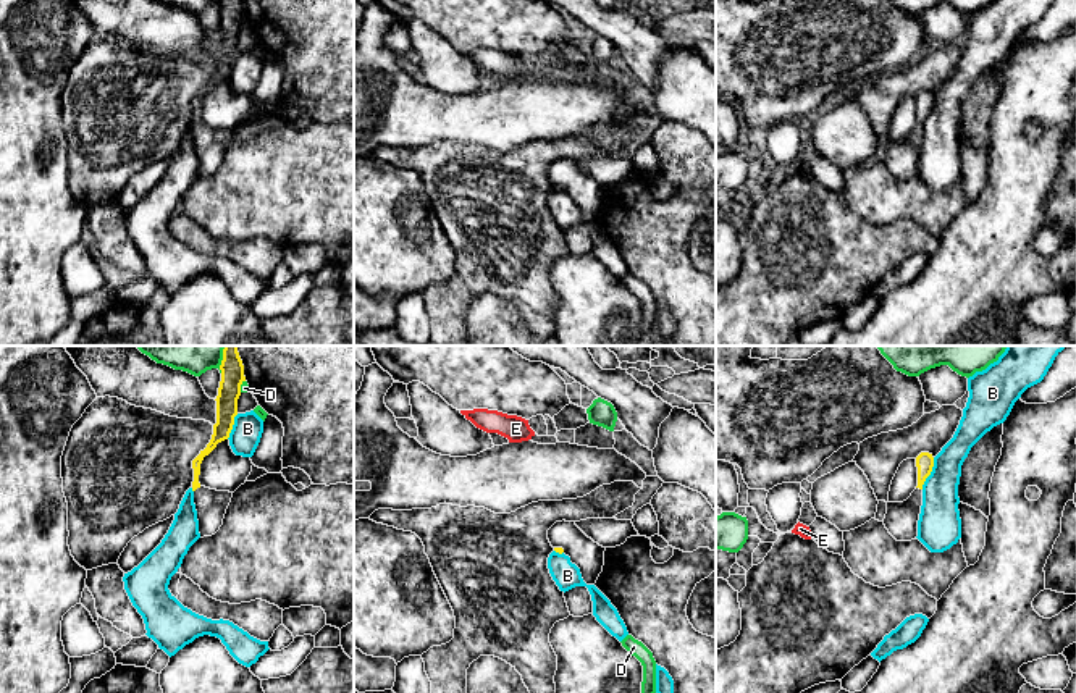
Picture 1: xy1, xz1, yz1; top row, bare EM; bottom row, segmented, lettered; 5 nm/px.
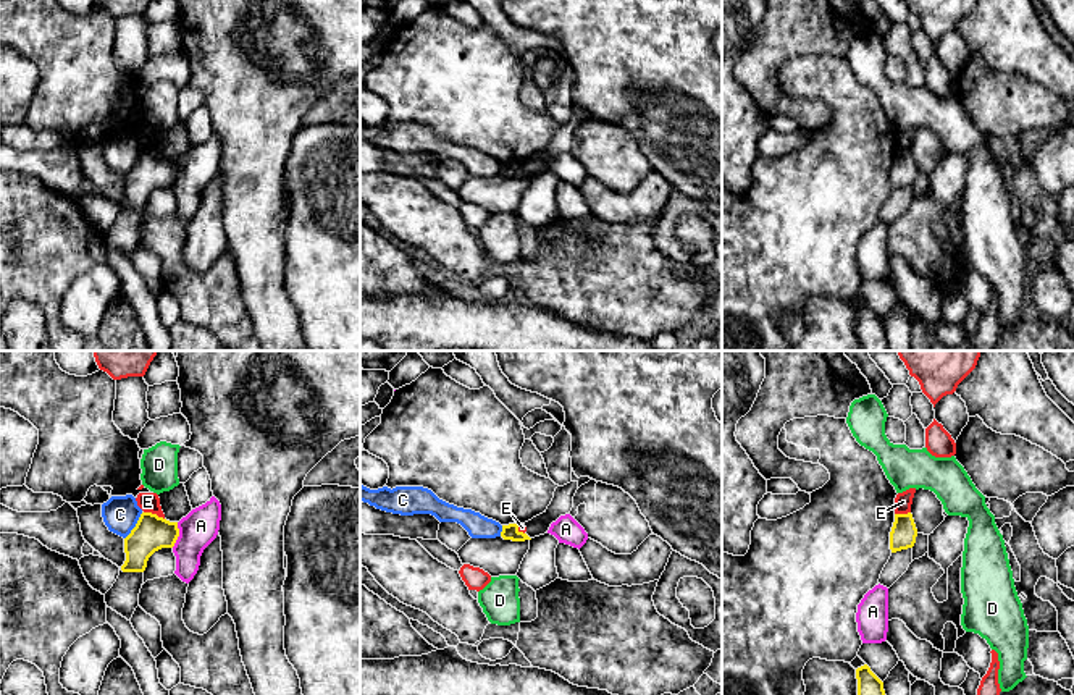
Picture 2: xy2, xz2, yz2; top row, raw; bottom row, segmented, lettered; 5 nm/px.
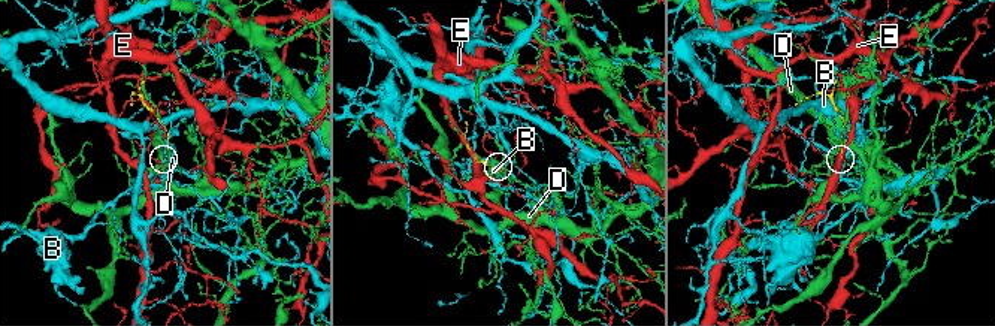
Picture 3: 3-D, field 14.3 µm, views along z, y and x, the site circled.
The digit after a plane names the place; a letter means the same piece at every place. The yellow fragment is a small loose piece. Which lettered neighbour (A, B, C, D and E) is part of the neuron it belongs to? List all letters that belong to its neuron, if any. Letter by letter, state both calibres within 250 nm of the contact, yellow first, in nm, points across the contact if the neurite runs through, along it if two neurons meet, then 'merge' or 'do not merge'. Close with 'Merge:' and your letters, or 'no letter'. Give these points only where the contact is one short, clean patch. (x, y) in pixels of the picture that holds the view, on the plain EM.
A: 180/180 nm | do not merge
B: 90/220 nm | along yz1 (934, 96), (931, 112), (921, 126) | do not merge
C: 180/180 nm | along xy2 (142, 151), (125, 176) | do not merge
D: 110/50 nm | do not merge
E: 180/100 nm | along xy2 (144, 149), (155, 151), (163, 157) | do not merge
Merge: no letter

